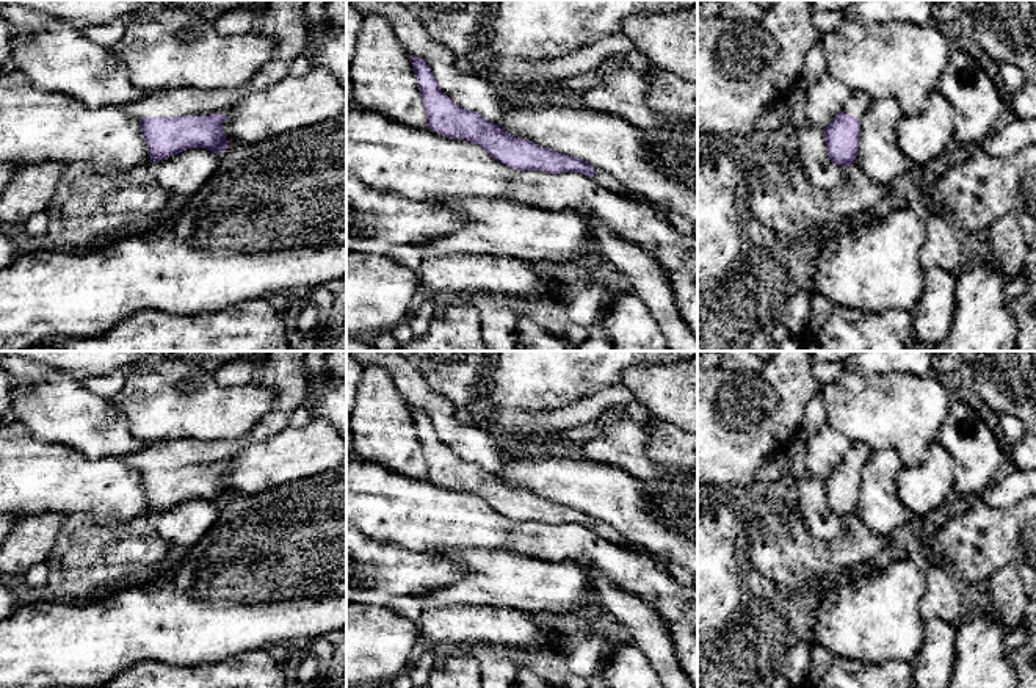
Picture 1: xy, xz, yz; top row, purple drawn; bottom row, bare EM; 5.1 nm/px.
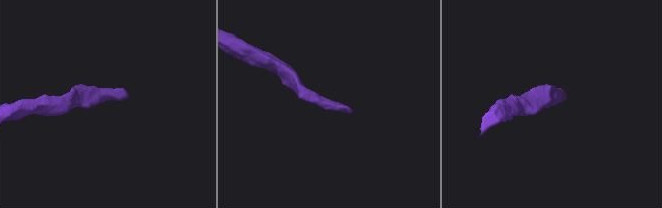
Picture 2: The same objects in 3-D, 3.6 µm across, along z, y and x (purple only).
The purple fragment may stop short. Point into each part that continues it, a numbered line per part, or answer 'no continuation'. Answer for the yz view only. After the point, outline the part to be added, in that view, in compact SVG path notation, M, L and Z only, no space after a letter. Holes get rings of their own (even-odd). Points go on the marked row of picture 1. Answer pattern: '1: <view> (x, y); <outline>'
1: yz (858, 104); M854 91L851 94L851 97L843 103L843 110L846 114L851 114L857 119L862 119L865 111L868 110L870 107L870 102L871 99L860 92L860 91Z

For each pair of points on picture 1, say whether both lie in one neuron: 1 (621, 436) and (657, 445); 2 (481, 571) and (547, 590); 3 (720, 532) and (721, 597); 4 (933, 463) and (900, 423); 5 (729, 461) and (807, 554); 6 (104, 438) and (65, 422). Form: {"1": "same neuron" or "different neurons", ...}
{"1": "different neurons", "2": "same neuron", "3": "same neuron", "4": "different neurons", "5": "different neurons", "6": "same neuron"}

